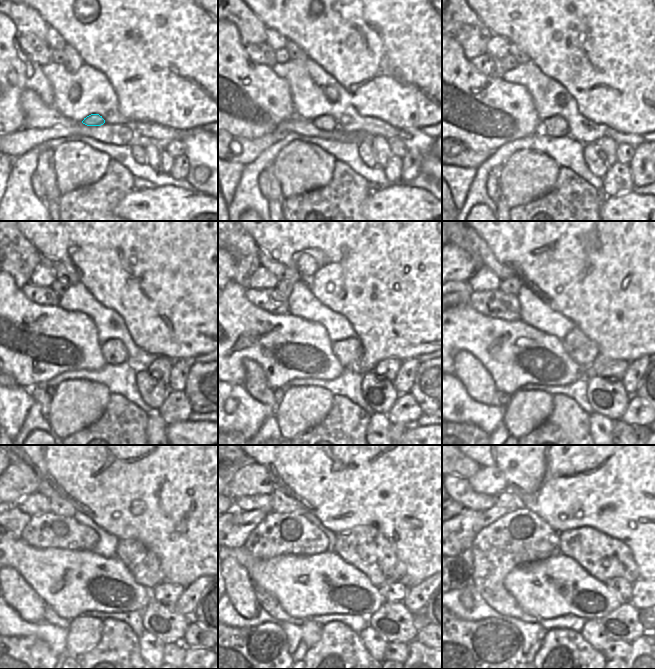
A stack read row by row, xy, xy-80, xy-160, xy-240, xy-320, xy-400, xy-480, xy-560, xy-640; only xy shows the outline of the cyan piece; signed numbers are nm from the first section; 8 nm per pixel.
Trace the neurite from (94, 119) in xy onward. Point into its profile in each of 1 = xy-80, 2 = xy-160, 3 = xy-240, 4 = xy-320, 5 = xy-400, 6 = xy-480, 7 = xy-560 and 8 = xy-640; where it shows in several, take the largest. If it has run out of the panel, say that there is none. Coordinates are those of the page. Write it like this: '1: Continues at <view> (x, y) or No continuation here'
1: Continues at xy-80 (325, 122)
2: Continues at xy-160 (556, 126)
3: Continues at xy-240 (114, 352)
4: Continues at xy-320 (348, 352)
5: Continues at xy-400 (578, 346)
6: Continues at xy-480 (144, 565)
7: Continues at xy-560 (364, 547)
8: Continues at xy-640 (604, 558)

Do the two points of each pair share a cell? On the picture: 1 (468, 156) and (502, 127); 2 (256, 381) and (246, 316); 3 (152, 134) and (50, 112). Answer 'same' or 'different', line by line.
1: different
2: different
3: same

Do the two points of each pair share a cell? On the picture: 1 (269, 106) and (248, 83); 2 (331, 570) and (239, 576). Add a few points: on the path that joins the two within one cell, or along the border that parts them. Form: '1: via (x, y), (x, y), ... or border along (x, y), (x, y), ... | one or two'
1: via (263, 100), (252, 89) | one
2: border along (233, 557), (247, 571), (254, 585) | two

